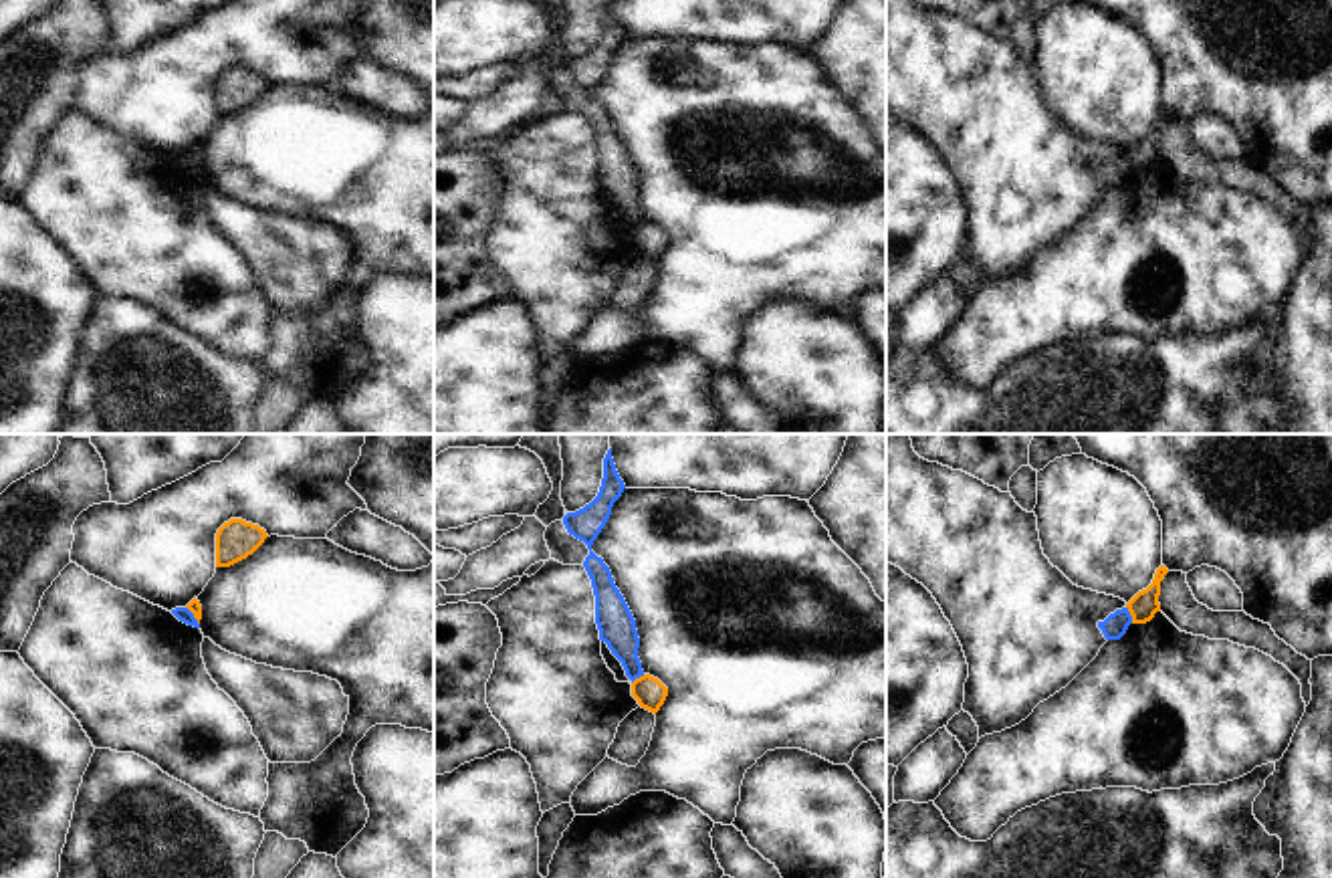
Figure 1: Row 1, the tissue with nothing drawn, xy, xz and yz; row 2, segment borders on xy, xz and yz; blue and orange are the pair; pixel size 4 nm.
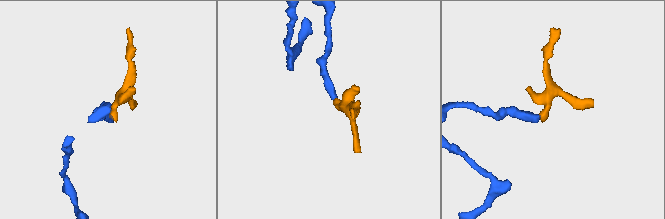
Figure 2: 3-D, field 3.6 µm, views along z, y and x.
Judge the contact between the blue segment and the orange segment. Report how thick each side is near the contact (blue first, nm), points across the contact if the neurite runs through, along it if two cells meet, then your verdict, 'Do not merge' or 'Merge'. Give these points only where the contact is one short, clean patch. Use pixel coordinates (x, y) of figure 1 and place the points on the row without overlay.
Thickness 100 nm (blue) against 110 nm. Boundary: yz (1127, 154), (1133, 170). Do not merge

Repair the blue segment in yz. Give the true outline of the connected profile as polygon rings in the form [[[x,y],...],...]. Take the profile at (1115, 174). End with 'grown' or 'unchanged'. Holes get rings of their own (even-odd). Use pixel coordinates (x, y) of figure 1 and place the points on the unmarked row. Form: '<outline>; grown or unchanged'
[[[1122,155],[1110,161],[1104,170],[1098,170],[1098,176],[1102,178],[1106,188],[1120,188],[1130,172],[1132,163],[1128,155]]]; unchanged

